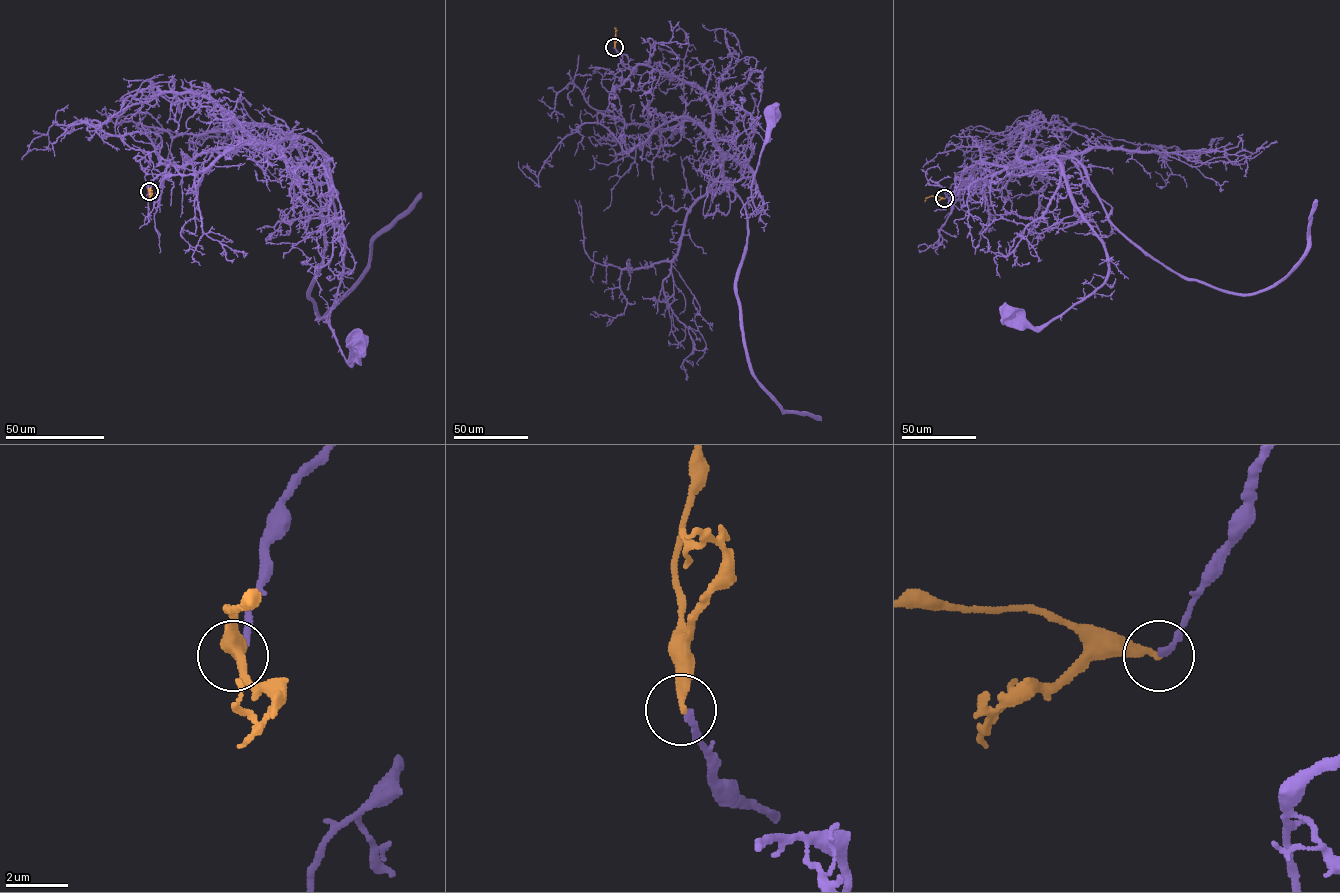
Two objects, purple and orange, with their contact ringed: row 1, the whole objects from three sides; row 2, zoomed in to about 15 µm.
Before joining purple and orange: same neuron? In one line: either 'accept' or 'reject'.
accept

